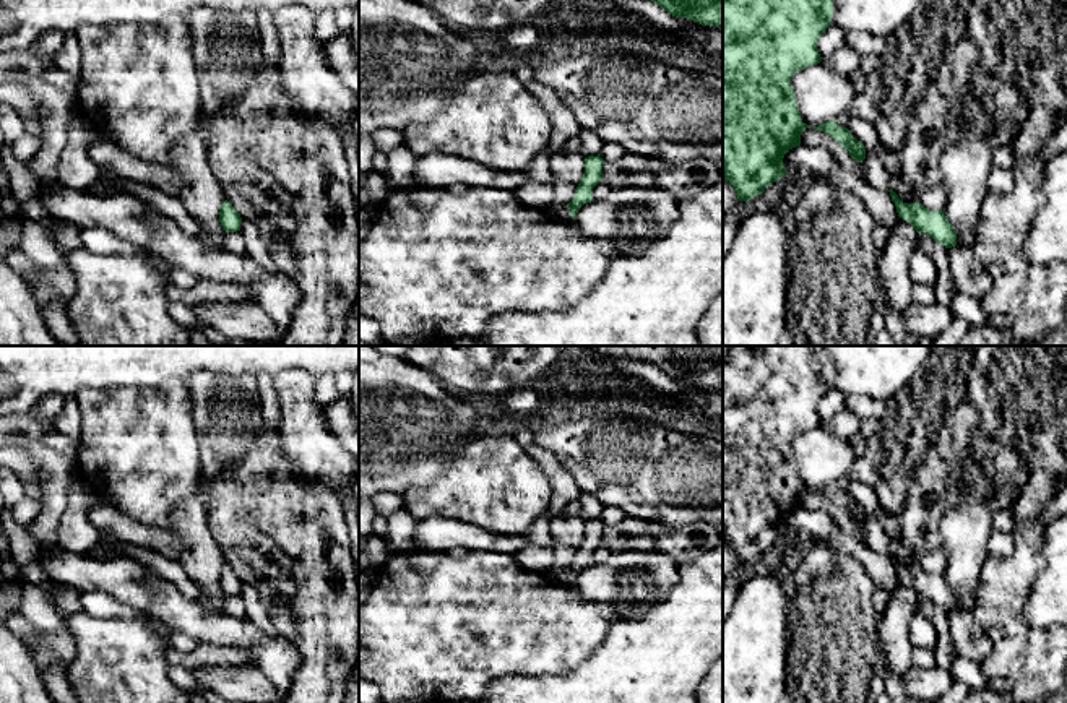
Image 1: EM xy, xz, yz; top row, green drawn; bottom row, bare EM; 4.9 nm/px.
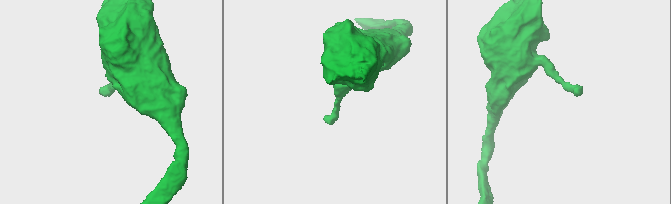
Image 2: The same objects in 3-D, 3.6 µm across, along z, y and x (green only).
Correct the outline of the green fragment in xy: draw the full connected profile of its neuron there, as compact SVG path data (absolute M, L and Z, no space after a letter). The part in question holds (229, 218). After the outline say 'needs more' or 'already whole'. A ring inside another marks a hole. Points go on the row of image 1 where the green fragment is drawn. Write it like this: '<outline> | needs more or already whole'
M227 200L221 206L219 222L227 234L240 231L242 218Z | already whole

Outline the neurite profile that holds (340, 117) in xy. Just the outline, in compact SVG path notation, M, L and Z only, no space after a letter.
M289 5L273 15L281 41L279 65L287 96L299 110L315 114L341 136L354 133L354 94L325 57L325 42L315 32L317 15Z

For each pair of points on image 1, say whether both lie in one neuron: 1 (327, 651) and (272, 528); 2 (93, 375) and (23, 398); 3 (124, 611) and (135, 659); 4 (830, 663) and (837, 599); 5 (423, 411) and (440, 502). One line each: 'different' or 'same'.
1: same
2: same
3: different
4: same
5: different

